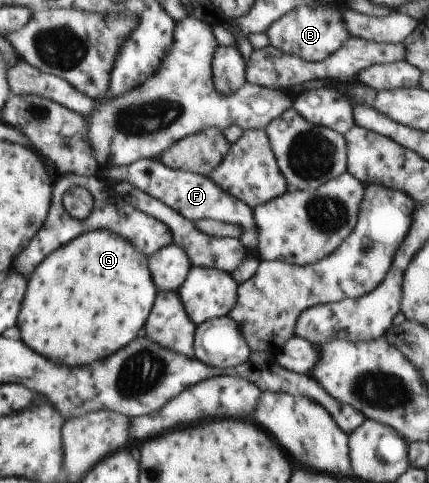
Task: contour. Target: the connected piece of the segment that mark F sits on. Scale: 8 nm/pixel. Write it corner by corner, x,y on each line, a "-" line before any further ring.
152,158
137,160
128,166
101,168
97,177
113,181
115,185
129,182
133,187
166,203
192,222
207,218
238,225
241,228
240,239
243,245
253,256
257,256
259,263
263,261
258,255
258,227
254,218
254,209
243,200
225,191
211,178
193,172
171,169
158,159

